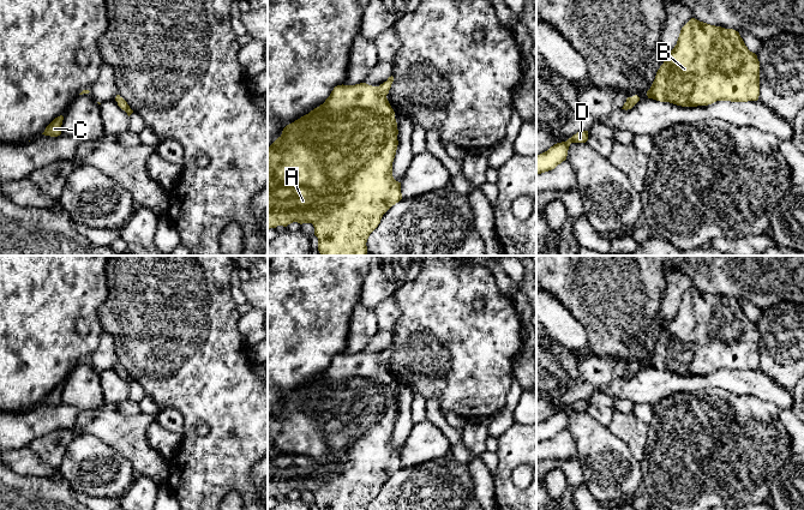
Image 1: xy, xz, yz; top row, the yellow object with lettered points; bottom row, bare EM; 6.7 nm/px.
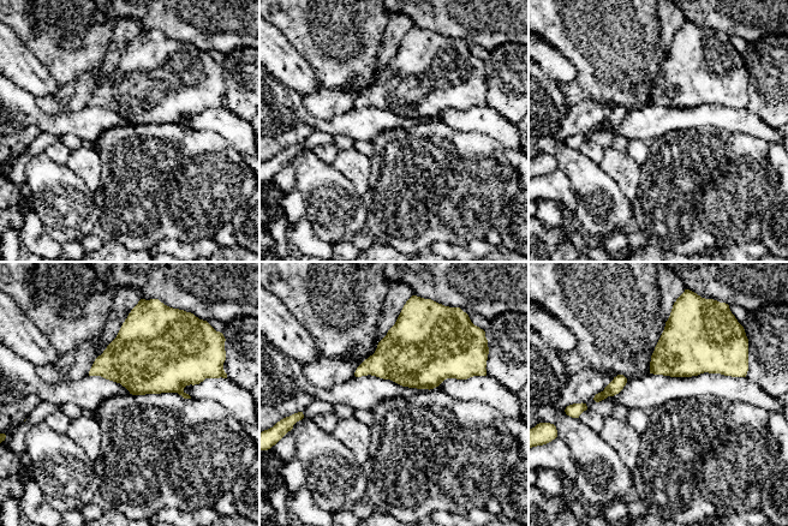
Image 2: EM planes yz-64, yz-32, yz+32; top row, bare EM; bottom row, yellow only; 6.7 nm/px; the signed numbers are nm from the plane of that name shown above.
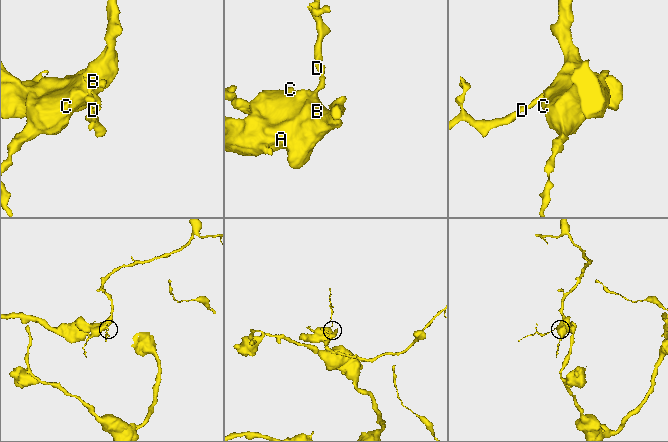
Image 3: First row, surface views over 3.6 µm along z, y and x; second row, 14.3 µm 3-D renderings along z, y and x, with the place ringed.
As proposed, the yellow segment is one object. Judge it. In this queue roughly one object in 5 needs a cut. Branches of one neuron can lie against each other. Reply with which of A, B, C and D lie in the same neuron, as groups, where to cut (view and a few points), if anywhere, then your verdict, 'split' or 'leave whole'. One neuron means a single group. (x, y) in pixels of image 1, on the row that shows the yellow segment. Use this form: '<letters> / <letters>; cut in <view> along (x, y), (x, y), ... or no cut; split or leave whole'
A B C D; no cut; leave whole

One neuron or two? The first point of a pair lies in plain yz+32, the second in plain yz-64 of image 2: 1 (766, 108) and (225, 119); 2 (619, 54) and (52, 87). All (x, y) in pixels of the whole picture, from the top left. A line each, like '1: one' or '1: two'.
1: two
2: two

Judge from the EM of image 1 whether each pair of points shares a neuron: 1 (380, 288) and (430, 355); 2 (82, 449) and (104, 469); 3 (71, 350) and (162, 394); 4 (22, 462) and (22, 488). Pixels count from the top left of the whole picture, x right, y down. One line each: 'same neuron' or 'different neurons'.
1: different neurons
2: same neuron
3: different neurons
4: different neurons

